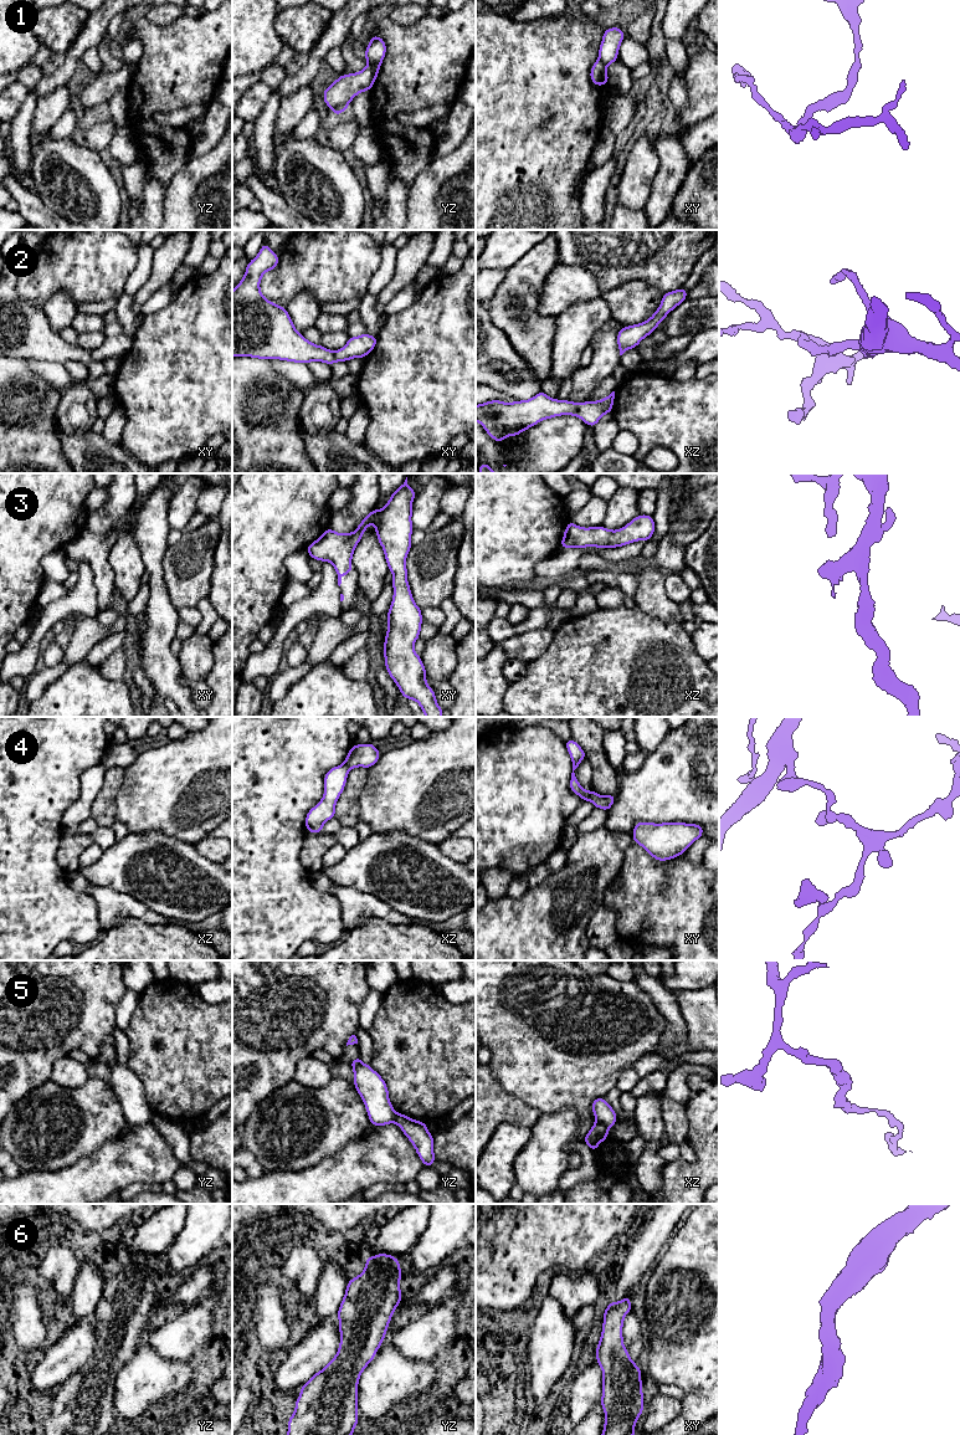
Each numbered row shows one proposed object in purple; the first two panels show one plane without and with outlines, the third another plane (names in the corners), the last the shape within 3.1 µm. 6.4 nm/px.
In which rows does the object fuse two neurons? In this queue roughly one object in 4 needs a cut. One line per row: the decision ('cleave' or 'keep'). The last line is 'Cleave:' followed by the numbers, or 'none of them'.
1: cleave
2: keep
3: keep
4: cleave
5: cleave
6: keep
Cleave: 1, 4, 5

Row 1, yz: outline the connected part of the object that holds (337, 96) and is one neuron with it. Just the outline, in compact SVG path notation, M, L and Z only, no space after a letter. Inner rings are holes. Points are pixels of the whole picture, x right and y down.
M368 62L368 66L360 72L339 76L323 92L324 103L335 116L345 112L356 94L371 89L379 70L379 65Z

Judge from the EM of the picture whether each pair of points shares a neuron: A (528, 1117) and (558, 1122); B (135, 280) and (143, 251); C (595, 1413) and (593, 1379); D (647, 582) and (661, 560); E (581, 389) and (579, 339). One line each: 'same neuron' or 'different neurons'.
A: different neurons
B: same neuron
C: different neurons
D: different neurons
E: different neurons

